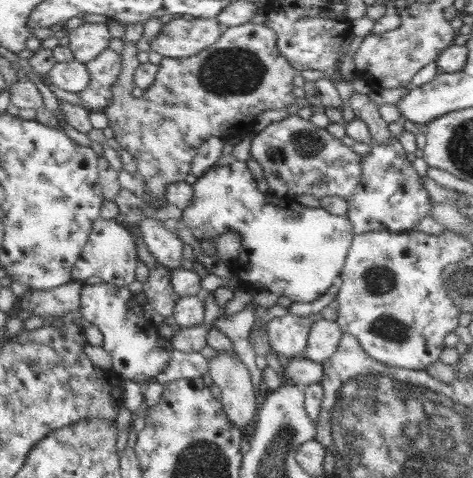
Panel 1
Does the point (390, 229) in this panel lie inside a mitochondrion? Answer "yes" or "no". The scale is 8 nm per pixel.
no

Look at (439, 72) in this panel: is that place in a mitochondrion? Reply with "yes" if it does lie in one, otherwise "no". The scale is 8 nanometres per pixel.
no

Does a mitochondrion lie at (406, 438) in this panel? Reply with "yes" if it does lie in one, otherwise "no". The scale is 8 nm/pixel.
yes

